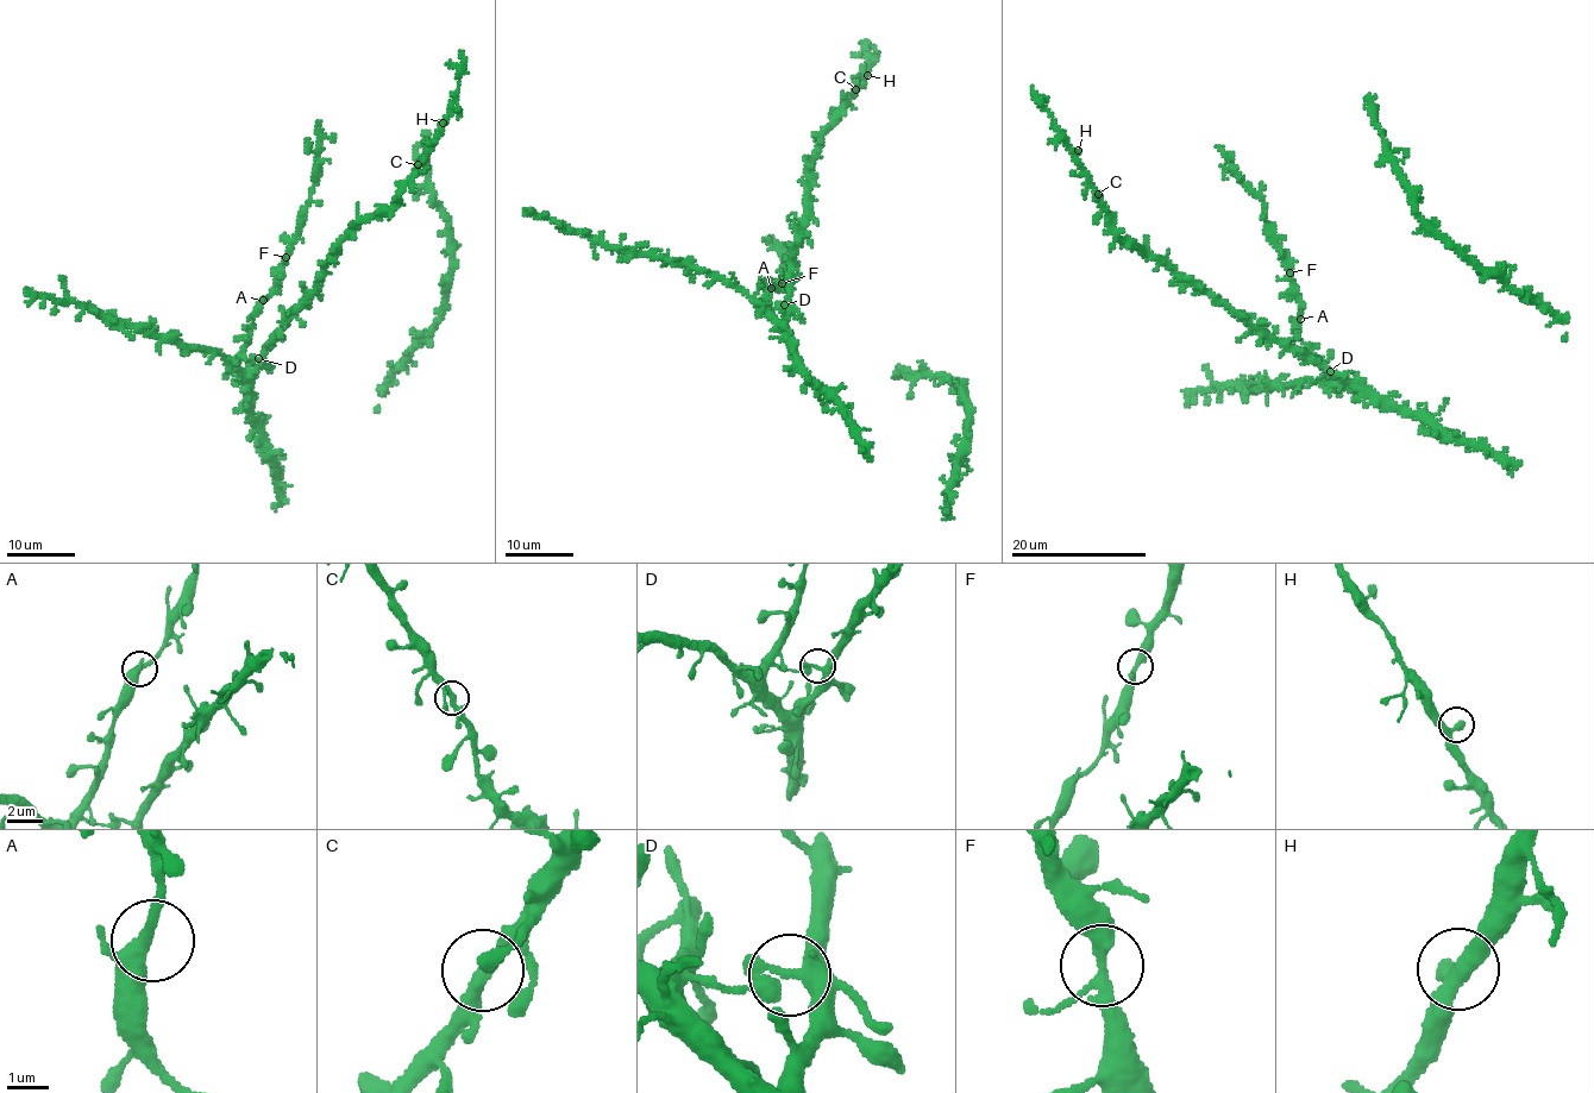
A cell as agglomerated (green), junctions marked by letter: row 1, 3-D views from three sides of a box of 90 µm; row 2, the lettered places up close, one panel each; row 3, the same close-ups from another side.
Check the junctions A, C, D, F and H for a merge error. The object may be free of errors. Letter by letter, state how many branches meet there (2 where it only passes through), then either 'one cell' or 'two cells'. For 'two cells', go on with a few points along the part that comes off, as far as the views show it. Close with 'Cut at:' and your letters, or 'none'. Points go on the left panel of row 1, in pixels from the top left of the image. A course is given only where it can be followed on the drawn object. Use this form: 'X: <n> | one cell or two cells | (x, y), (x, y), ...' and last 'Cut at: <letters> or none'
A: 3 | one cell
C: 2 | one cell
D: 3 | one cell
F: 3 | one cell
H: 2 | one cell
Cut at: none

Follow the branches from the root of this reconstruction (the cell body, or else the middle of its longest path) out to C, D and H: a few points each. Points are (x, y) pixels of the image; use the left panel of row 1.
C: (257, 432), (248, 407), (253, 375), (267, 346), (315, 290), (336, 247), (364, 220), (394, 202), (418, 164)
D: (257, 432), (248, 407), (253, 375), (259, 366), (258, 358)
H: (257, 432), (248, 407), (253, 375), (267, 346), (315, 290), (336, 247), (364, 220), (394, 202), (443, 123)

